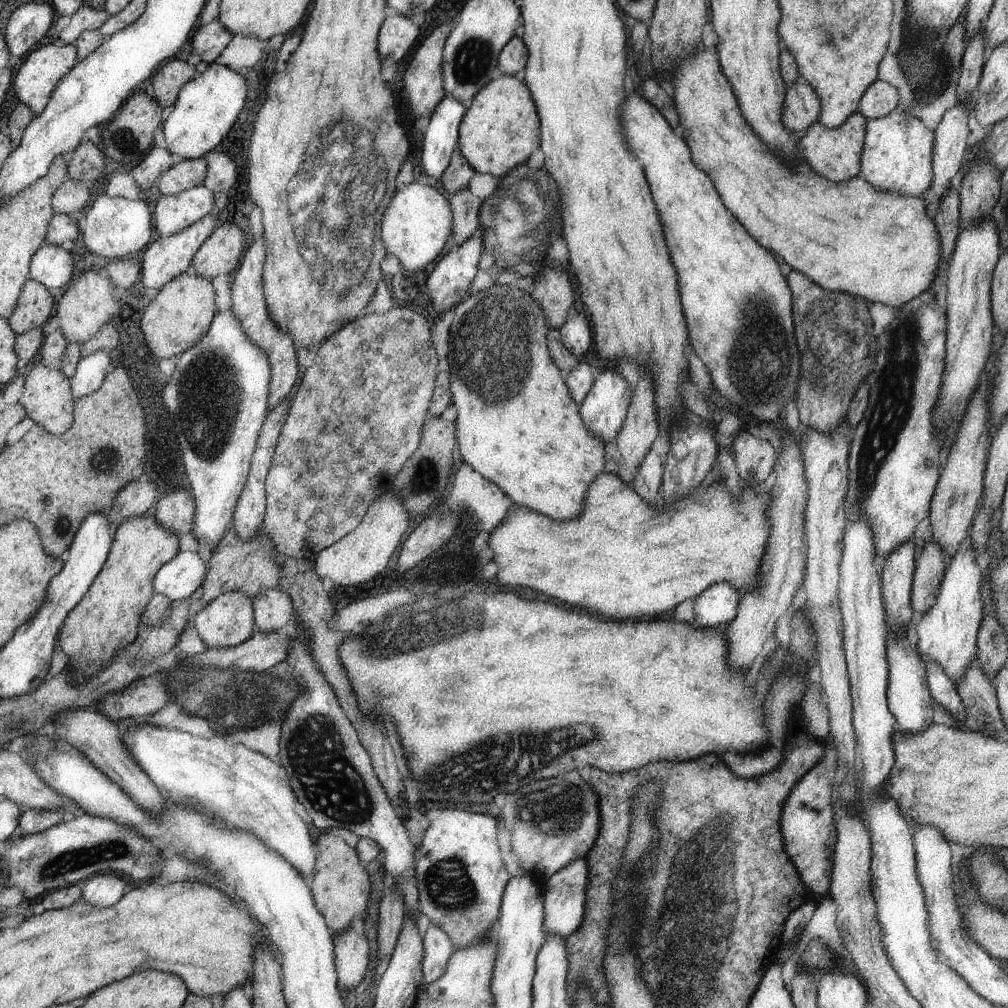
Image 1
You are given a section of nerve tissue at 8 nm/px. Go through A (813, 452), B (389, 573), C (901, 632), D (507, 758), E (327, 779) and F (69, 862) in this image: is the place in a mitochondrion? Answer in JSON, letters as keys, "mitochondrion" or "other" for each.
{"A":"other","B":"other","C":"other","D":"mitochondrion","E":"mitochondrion","F":"mitochondrion"}

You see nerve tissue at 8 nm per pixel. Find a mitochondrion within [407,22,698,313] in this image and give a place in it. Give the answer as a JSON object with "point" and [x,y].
{"point":[474,54]}

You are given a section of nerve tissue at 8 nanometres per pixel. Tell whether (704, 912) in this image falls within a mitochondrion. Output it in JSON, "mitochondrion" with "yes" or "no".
{"mitochondrion":"yes"}

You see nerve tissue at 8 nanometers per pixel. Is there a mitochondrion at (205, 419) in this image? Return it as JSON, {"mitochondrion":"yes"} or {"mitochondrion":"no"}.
{"mitochondrion":"yes"}

